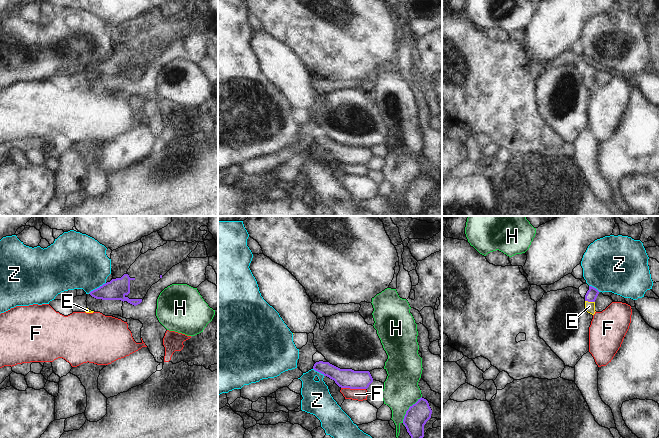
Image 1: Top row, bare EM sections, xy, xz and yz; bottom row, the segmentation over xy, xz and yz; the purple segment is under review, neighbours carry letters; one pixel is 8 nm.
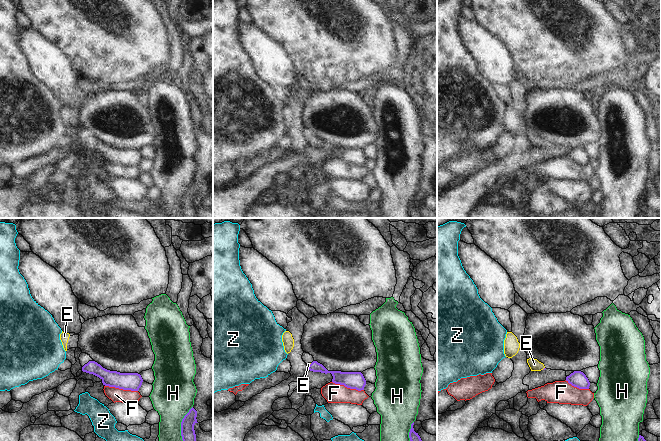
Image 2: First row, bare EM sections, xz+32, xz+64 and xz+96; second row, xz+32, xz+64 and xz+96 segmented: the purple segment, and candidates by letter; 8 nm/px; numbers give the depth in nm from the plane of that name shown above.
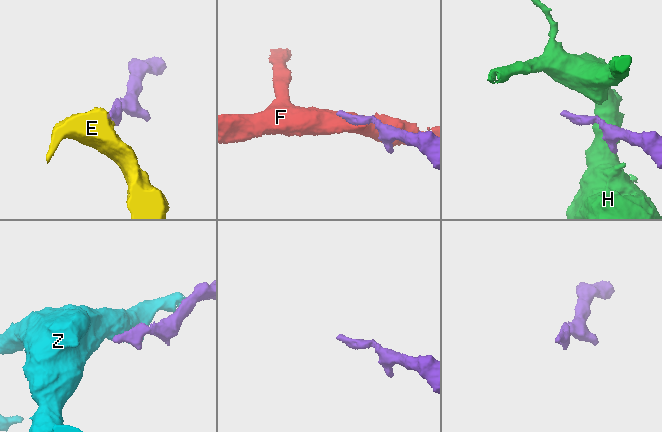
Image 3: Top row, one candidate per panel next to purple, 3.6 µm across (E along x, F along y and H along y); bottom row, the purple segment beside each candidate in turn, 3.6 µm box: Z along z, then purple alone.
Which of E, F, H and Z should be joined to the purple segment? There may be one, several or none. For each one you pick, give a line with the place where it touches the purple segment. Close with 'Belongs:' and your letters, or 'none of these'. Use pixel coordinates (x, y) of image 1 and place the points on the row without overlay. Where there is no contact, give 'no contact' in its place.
E: yz (590, 77)
Belongs: E

